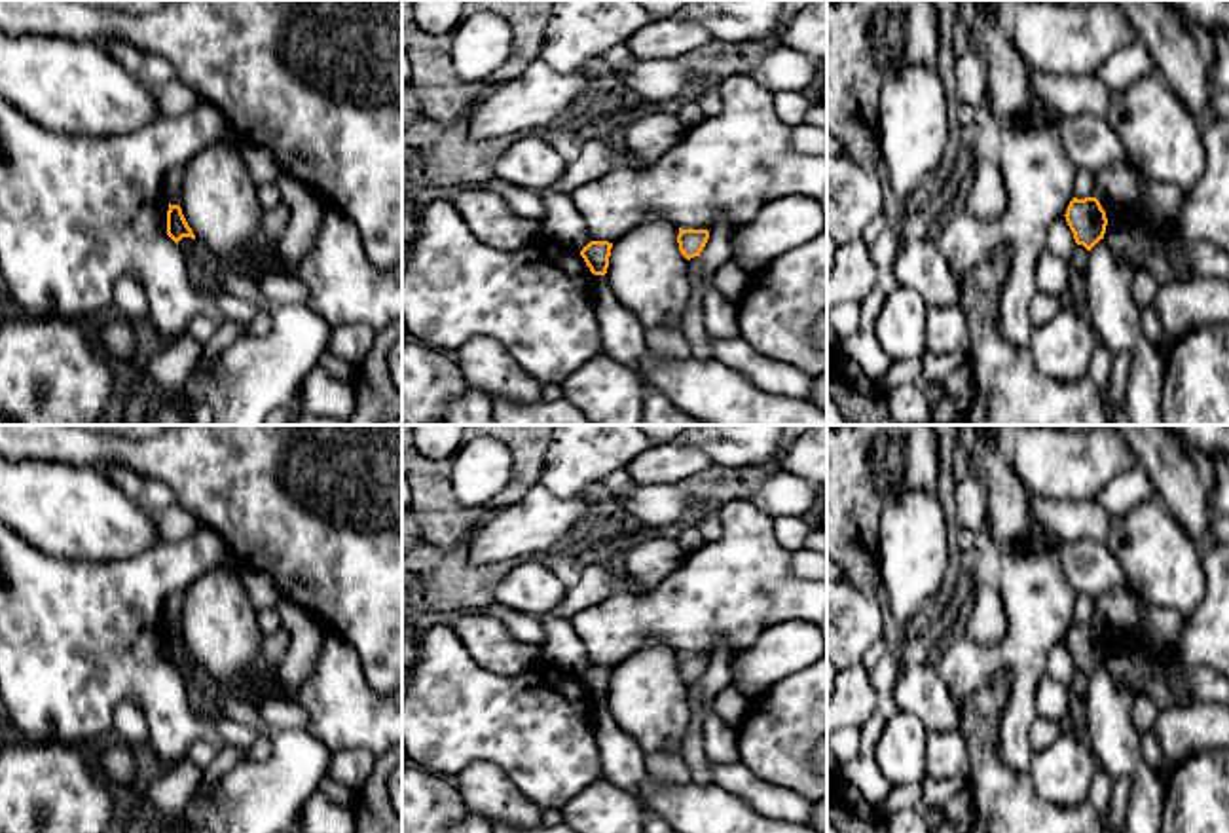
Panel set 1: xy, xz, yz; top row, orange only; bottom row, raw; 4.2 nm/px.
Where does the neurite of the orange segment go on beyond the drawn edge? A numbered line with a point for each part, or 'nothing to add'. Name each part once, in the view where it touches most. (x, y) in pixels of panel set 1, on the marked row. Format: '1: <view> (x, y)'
nothing to add

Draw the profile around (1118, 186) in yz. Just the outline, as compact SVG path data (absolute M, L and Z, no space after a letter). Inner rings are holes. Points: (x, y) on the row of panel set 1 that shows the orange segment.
M1115 163L1096 173L1096 199L1111 216L1144 218L1142 171L1134 163Z

